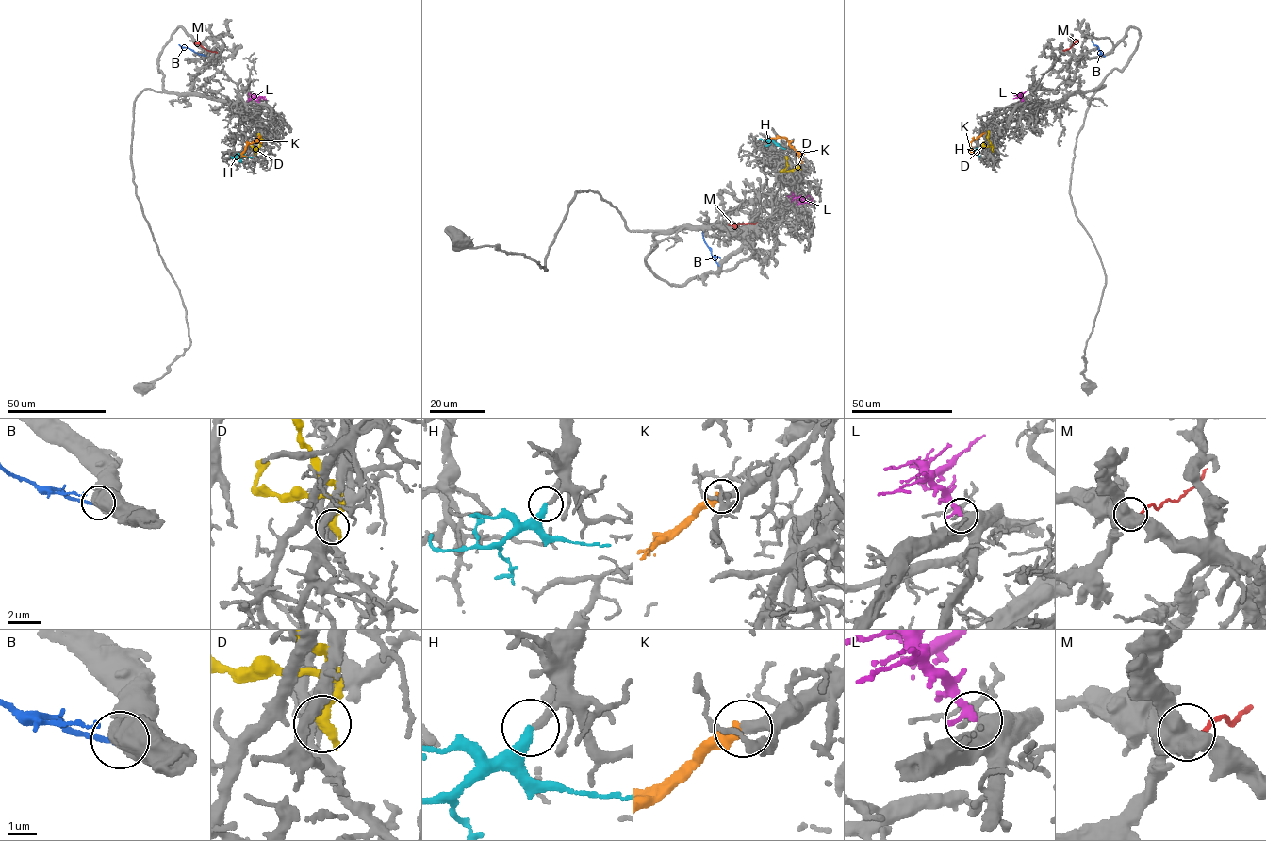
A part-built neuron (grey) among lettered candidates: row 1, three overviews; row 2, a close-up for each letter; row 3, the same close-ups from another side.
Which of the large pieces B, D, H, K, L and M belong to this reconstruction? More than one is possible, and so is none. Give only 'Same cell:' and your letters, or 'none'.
Same cell: H, K, L

